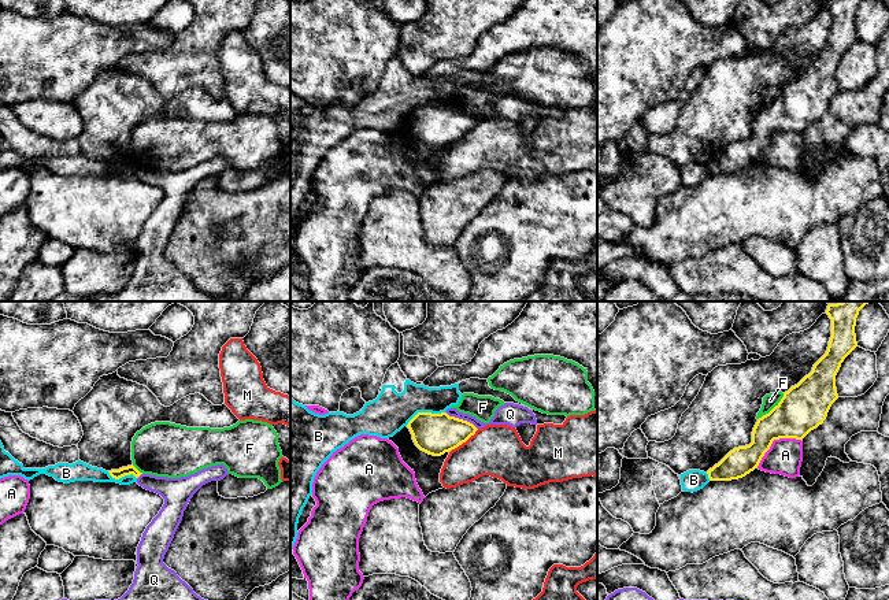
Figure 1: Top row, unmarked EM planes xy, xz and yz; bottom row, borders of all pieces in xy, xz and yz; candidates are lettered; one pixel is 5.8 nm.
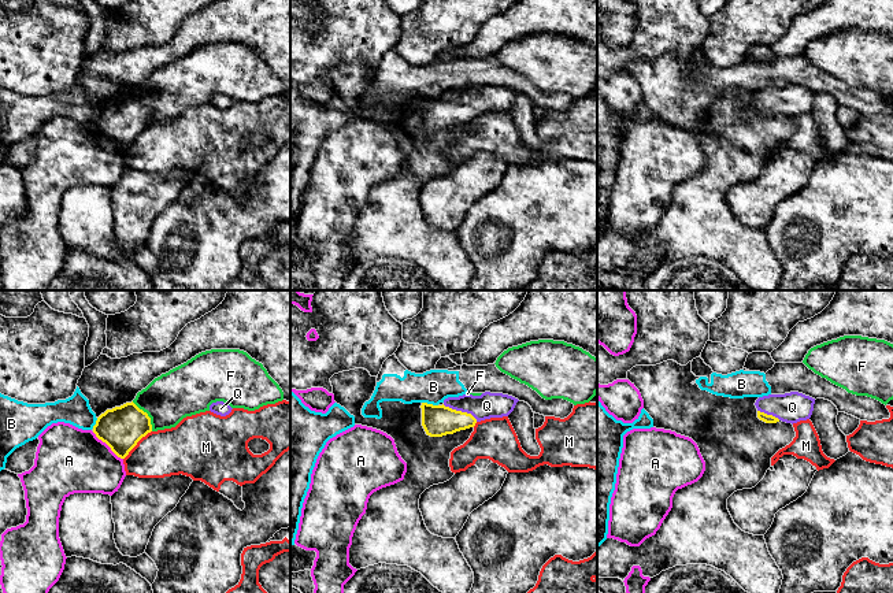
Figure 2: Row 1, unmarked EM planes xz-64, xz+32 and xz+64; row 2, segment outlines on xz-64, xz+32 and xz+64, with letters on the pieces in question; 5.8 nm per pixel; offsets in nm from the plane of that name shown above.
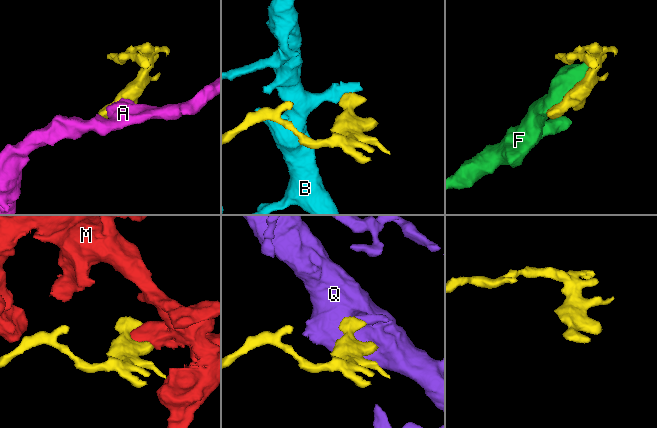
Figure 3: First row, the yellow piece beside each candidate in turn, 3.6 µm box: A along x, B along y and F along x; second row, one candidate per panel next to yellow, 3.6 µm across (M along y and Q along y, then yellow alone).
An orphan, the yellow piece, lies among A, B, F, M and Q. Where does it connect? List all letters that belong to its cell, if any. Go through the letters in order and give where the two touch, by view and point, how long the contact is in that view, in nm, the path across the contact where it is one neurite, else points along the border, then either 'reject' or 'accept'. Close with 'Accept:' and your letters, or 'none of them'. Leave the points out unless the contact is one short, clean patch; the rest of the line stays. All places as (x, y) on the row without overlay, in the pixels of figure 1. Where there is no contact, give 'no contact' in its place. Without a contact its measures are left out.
A: contact yz (773, 133); length 320 nm; border yz (800, 132), (775, 132), (756, 160); reject
B: contact xz (425, 106); length 240 nm; border xz (444, 104), (418, 106), (406, 118); reject
F: contact yz (773, 102); length 220 nm; reject
M: contact xz (465, 134); length 220 nm; reject
Q: contact xz (462, 113); length 220 nm; way xz (433, 126), (445, 125), (462, 113), (489, 117), (503, 108); accept
Accept: Q

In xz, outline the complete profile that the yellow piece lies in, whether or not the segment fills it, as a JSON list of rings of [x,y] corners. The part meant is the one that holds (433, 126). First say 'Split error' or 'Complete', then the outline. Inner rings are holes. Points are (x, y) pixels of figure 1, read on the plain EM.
Split error. [[[505,96],[494,104],[489,116],[478,114],[475,110],[448,101],[441,107],[418,105],[407,118],[415,138],[433,149],[449,145],[471,129],[478,122],[488,118],[507,118],[516,121],[521,116],[537,118],[536,108],[527,100]]]

